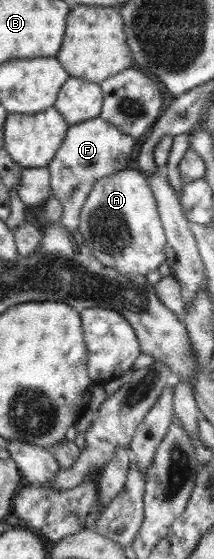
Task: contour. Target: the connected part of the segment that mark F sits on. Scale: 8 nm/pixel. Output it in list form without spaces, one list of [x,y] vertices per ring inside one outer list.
[[[100,116],[70,125],[56,155],[46,166],[49,169],[51,195],[62,204],[60,223],[74,232],[79,227],[79,215],[94,184],[104,177],[128,167],[136,140],[120,131]]]

